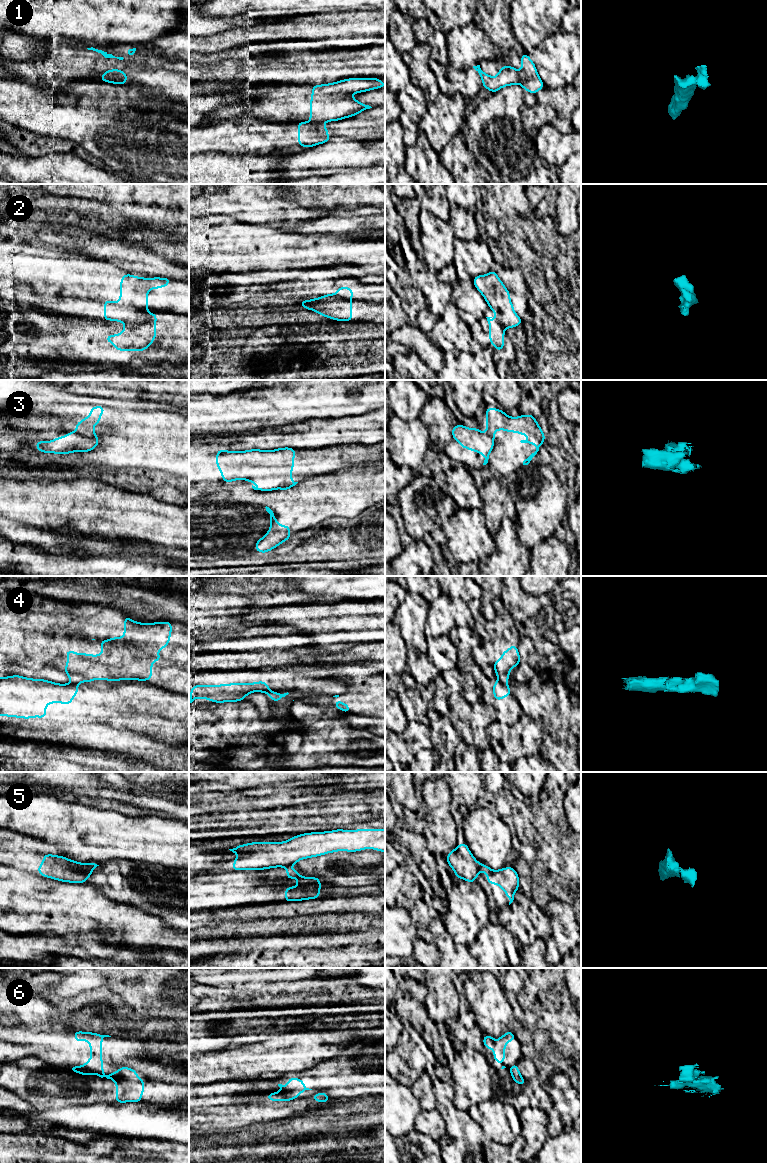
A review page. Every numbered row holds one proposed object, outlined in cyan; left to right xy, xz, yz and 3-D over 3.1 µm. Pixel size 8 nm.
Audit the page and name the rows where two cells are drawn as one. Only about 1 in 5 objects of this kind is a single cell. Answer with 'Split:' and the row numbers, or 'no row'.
Split: 1, 2, 3, 4, 5, 6

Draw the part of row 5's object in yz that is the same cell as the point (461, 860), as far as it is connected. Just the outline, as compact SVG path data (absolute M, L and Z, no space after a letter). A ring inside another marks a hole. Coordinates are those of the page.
M466 843L456 846L446 856L446 860L455 872L456 879L464 879L469 883L476 881L481 864L474 858Z

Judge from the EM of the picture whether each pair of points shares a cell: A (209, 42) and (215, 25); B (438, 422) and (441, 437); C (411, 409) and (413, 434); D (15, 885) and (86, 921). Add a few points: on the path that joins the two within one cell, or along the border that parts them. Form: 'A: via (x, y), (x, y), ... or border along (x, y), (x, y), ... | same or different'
A: border along (234, 26), (222, 32), (216, 32), (199, 38) | different
B: via (440, 426), (440, 433) | same
C: border along (395, 415), (403, 419), (418, 418) | different
D: via (33, 903), (68, 907) | same

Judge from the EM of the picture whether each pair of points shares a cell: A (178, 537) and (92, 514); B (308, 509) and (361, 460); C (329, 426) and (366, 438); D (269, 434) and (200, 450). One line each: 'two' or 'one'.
A: one
B: two
C: one
D: two

